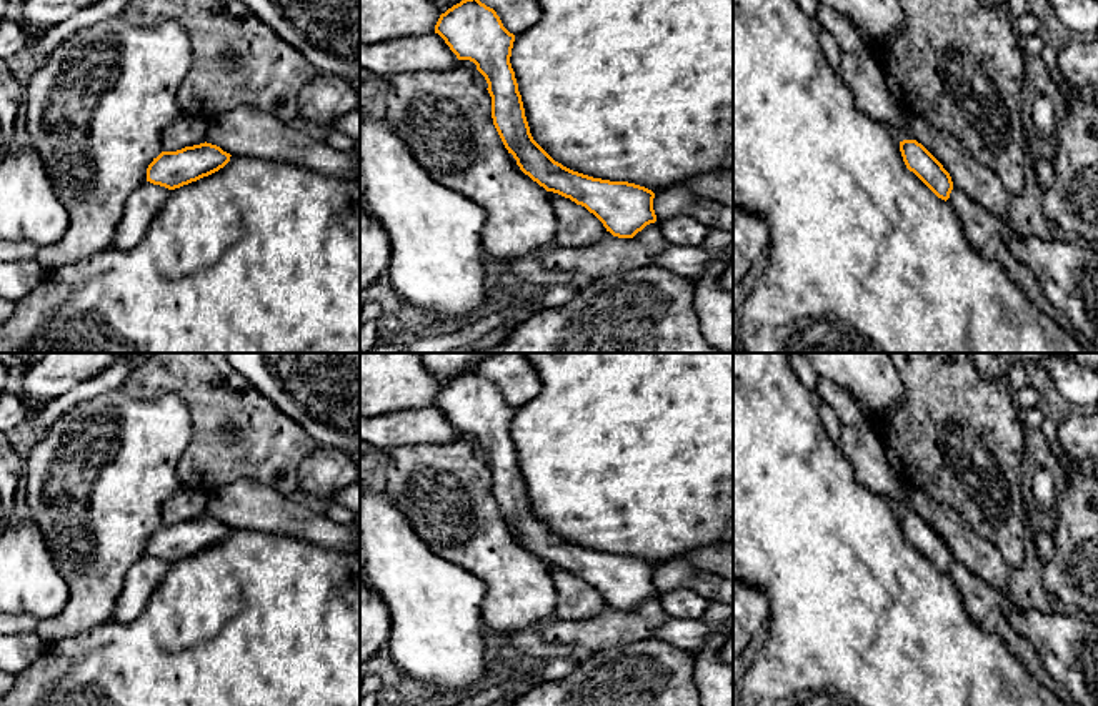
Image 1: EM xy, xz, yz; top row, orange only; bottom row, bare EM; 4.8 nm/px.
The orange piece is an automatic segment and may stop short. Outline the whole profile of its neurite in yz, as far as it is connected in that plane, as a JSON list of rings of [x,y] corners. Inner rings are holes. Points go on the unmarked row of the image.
[[[916,513],[900,515],[903,534],[938,571],[948,573],[953,563],[950,546],[943,538]]]

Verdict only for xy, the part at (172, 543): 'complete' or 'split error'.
complete

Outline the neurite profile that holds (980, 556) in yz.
[[[906,486],[896,498],[890,498],[896,513],[916,513],[950,546],[953,559],[985,579],[988,586],[1008,594],[1010,568],[1000,551],[973,528],[953,508],[928,496],[925,491]]]

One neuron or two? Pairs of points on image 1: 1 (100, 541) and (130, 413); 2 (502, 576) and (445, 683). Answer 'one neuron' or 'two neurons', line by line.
1: one neuron
2: two neurons

